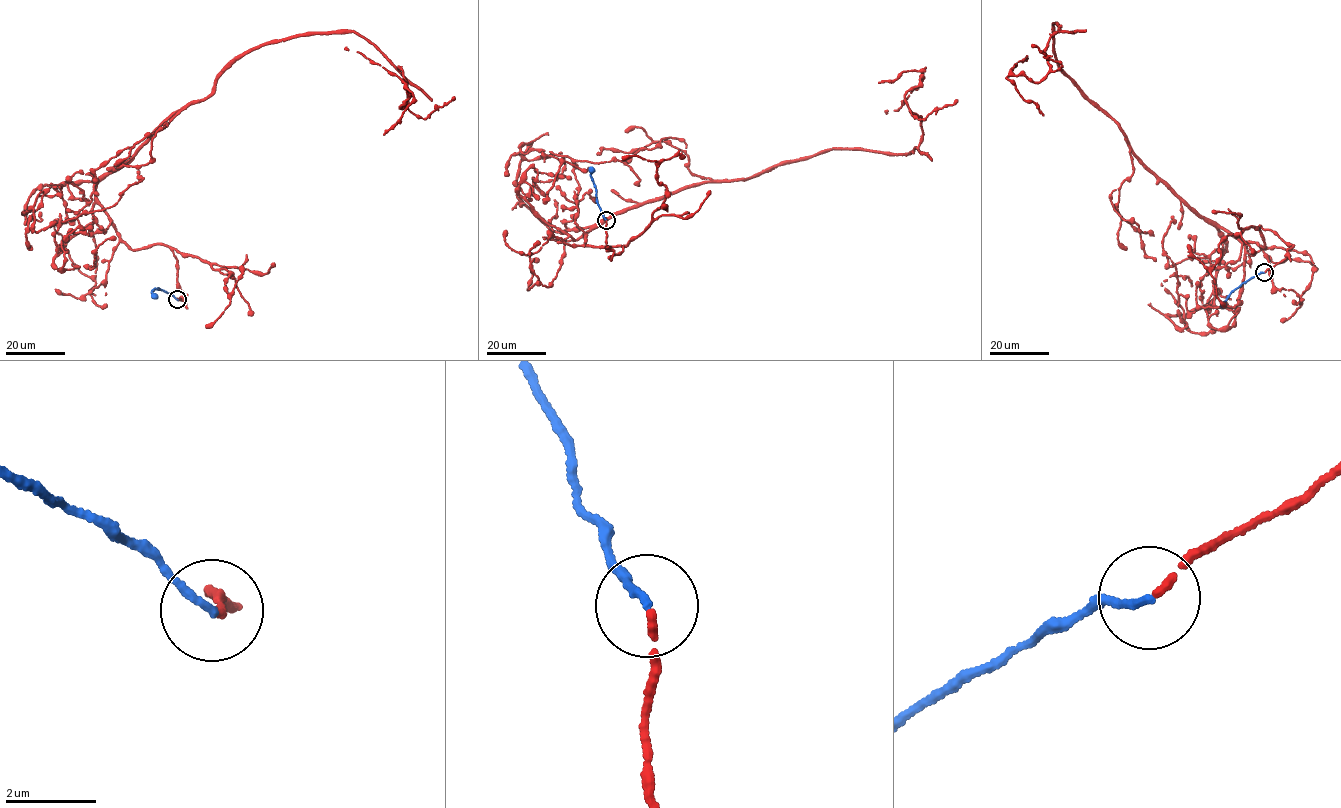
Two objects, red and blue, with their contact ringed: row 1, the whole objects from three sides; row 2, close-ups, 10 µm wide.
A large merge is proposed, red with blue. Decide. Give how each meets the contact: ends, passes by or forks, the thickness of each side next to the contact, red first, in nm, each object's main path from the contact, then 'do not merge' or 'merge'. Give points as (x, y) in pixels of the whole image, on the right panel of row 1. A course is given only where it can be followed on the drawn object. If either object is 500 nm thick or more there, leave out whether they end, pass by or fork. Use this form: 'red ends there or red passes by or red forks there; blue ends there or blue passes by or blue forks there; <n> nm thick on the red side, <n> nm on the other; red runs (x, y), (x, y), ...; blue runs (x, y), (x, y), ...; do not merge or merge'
red ends there; blue ends there; 140 nm thick on the red side, 160 nm on the other; red runs (1264, 272), (1293, 245), (1185, 202), (1058, 66), (1056, 24), (1038, 82), (1011, 70), (1028, 58); blue runs (1264, 272), (1233, 290), (1221, 306); merge

